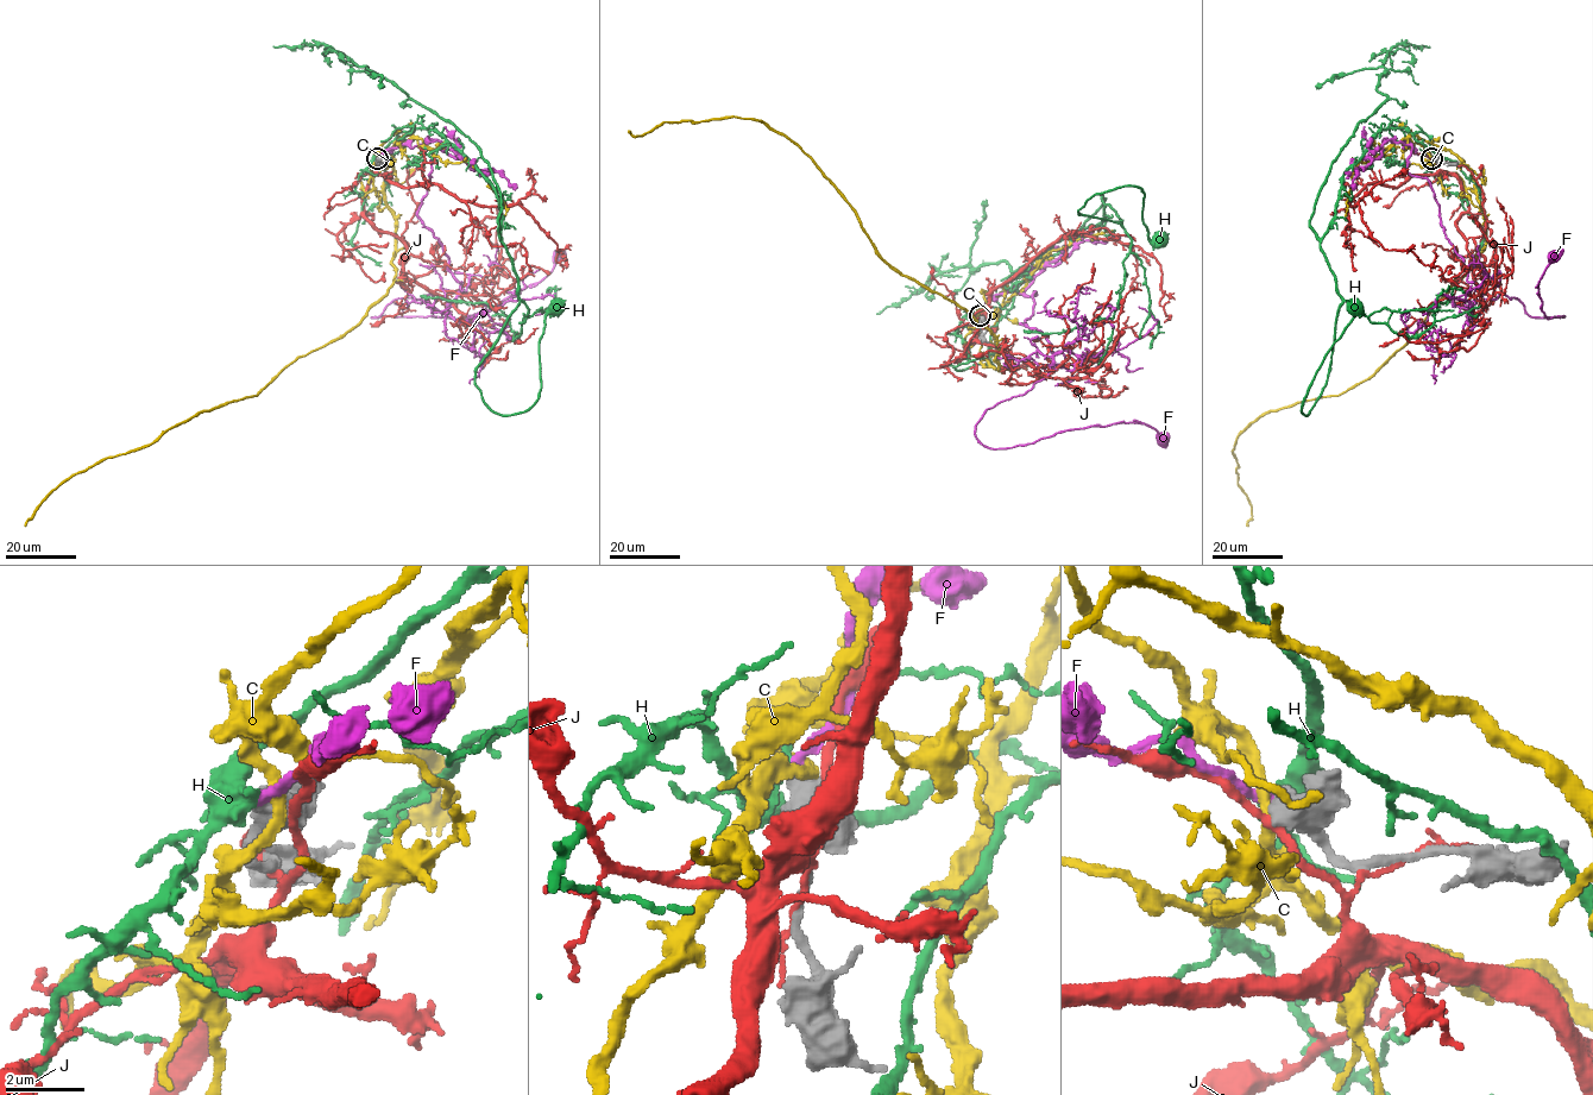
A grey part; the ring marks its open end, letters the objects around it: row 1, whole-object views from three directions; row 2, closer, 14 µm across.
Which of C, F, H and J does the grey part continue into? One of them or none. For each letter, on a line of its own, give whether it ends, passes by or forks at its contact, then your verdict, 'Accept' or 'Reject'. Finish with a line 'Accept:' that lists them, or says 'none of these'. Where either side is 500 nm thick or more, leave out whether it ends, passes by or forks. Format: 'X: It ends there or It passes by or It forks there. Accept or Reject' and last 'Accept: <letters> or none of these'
C: Reject
F: Accept
H: Reject
J: Reject
Accept: F

